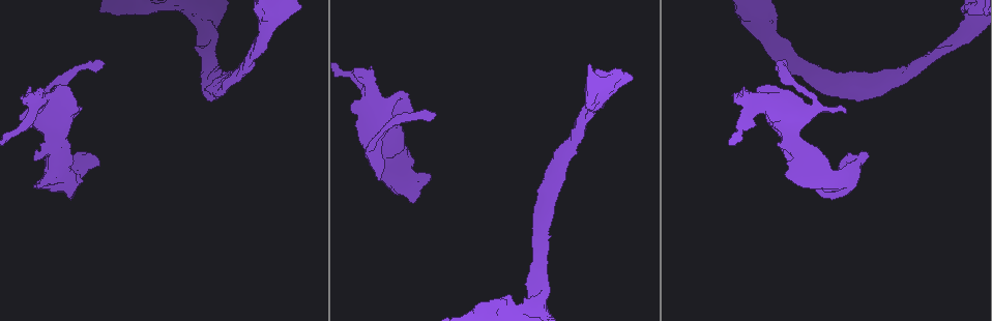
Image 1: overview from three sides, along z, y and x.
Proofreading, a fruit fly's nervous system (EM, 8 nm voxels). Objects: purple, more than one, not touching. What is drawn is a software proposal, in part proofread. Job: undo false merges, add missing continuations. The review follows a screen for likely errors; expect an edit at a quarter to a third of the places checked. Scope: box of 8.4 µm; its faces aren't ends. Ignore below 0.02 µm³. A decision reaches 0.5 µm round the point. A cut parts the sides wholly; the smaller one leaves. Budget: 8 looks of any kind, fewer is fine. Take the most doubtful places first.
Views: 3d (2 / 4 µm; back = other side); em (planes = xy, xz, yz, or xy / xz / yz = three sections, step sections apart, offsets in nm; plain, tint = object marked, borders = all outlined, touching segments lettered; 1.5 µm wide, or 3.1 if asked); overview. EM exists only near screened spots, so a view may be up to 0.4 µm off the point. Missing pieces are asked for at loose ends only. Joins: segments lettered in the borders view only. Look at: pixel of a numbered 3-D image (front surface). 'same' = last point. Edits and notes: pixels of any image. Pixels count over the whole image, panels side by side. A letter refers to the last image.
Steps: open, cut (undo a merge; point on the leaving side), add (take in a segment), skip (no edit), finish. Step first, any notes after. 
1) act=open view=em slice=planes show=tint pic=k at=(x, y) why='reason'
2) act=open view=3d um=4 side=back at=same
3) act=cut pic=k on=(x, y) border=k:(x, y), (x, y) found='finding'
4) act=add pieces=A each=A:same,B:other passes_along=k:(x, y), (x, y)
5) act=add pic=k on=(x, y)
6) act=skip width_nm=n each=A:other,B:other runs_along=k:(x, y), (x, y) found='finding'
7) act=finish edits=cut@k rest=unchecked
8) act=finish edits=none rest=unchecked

act=open view=3d um=2 pic=1 at=(734, 103) why='stops while still wide'

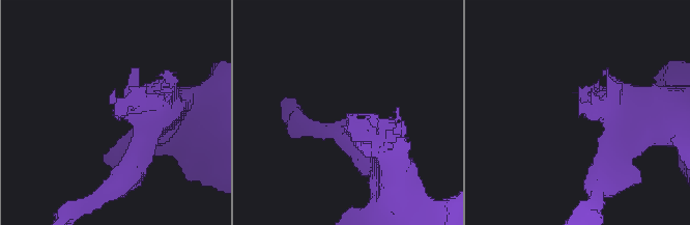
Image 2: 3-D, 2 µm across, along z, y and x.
act=open view=em slice=planes show=borders pic=2 at=(114, 115)

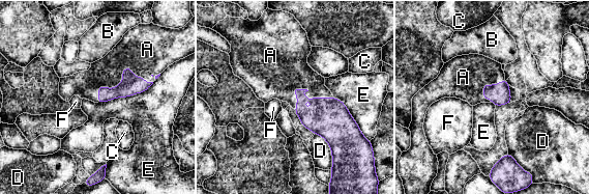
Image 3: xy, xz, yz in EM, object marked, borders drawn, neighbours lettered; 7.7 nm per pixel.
act=add pieces=A each=A:same,B:other,C:other,D:other,E:other,F:other found='it goes on there'

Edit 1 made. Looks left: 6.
act=open view=em slice=planes show=plain pic=1 at=(105, 63)

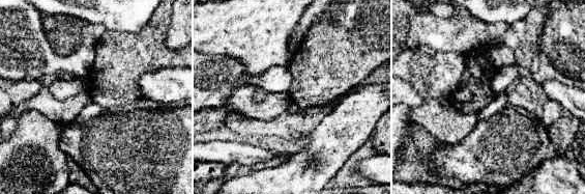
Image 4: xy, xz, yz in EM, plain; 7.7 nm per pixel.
act=open view=em slice=planes show=borders at=same why='what lies round it'

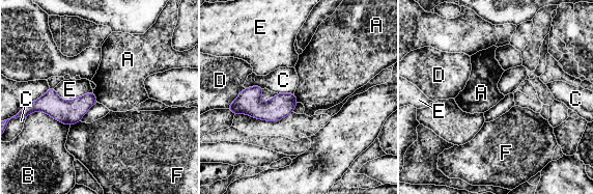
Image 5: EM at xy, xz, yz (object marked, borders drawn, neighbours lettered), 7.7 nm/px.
act=skip width_nm=130 longest_contact=B:340nm each=A:other,B:other,C:other,D:other,E:other,F:other found='no lettered segment goes on from it'

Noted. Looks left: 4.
act=open view=3d um=4 pic=1 at=(541, 302) why='calibre changes'

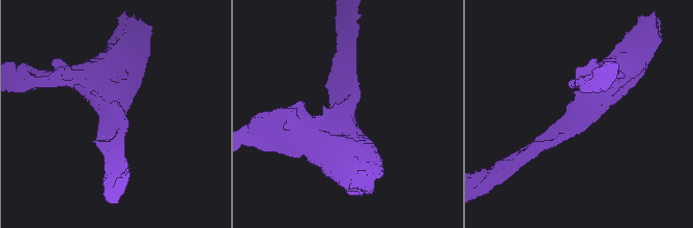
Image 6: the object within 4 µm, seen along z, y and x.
act=open view=em slice=xy step=4 show=tint pic=6 at=(346, 112) arm_widths_nm=220,600 why='need the tissue'

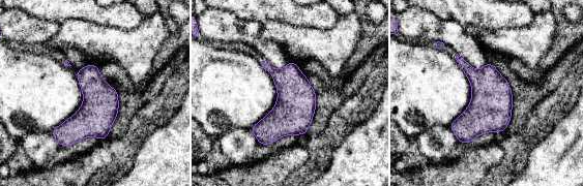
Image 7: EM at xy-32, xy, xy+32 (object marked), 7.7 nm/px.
act=open view=em slice=planes show=borders at=same

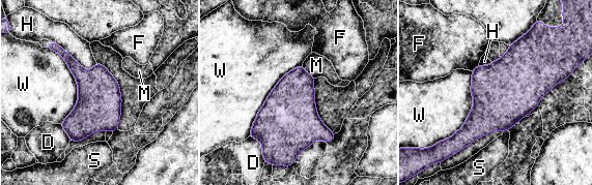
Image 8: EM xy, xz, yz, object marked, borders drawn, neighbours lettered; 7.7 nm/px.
act=skip each=D:other,F:other,H:other,M:other,S:other,W:other border=8:(46, 48), (77, 83), (61, 123) found='one cell here'

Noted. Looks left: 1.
act=finish edits=add@3 rest=unchecked

